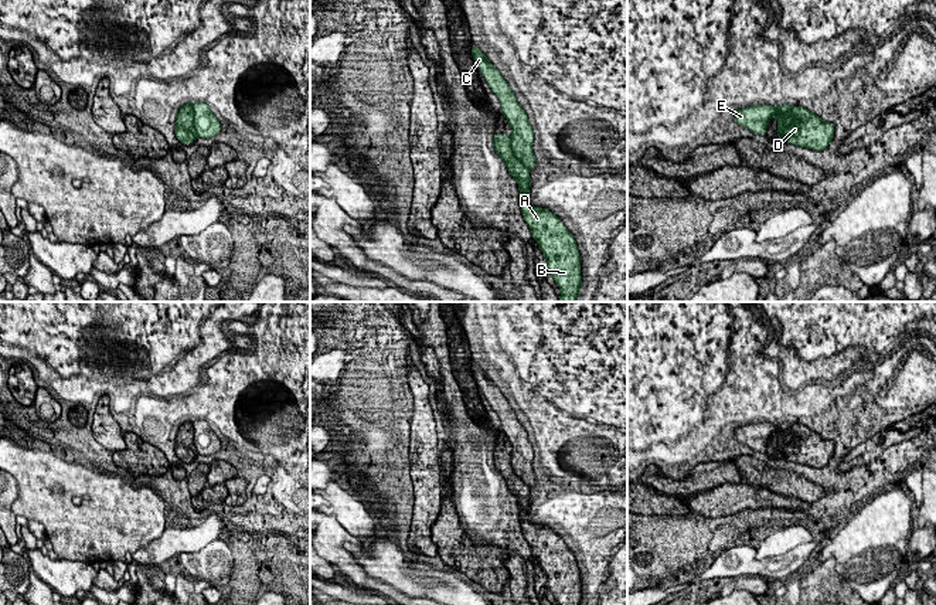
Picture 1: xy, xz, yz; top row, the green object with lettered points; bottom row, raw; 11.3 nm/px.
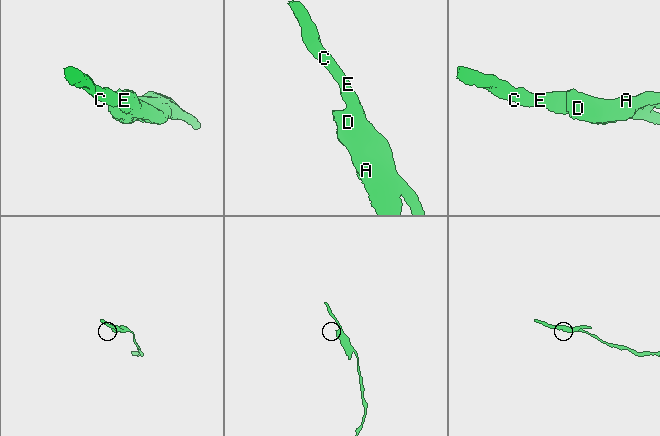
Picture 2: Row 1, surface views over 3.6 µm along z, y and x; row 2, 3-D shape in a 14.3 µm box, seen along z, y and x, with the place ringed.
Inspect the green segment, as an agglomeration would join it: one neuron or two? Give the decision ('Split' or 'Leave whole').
Split

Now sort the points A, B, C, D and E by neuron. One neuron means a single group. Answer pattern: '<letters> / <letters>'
A B D / C E

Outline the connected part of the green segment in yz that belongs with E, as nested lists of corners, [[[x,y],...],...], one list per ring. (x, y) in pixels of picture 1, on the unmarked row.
[[[783,421],[780,424],[770,424],[770,422],[753,422],[743,426],[736,426],[734,429],[734,436],[741,443],[748,445],[755,452],[766,453],[766,445],[769,438],[776,434],[777,436],[782,435],[784,443],[792,441],[792,435],[789,432],[792,424]]]

